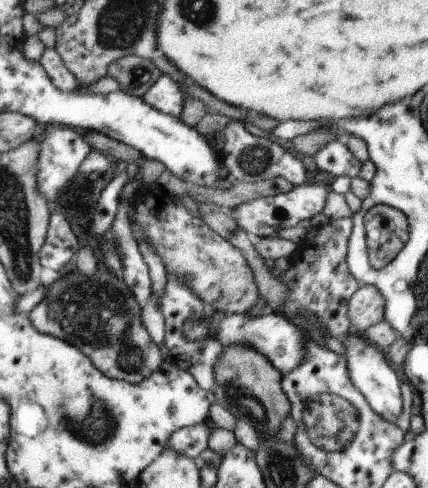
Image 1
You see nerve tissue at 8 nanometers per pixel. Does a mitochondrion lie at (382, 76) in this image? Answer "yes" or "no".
no

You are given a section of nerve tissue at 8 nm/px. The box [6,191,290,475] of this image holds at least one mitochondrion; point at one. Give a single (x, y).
(99, 314)

